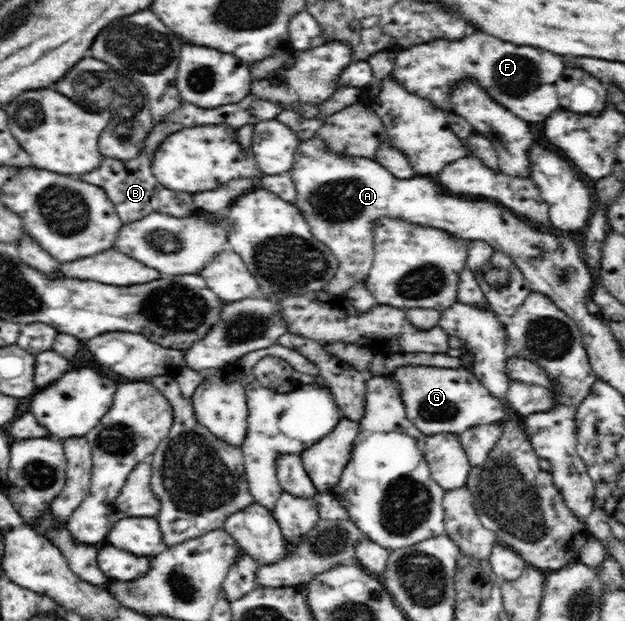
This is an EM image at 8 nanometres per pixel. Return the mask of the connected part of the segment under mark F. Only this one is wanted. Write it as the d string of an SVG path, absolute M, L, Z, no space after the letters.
M479 32L479 34L473 34L473 36L465 36L461 40L436 38L429 42L406 47L395 53L396 62L391 72L395 81L399 82L408 92L429 99L435 107L445 109L447 112L451 112L448 99L452 88L458 80L465 79L466 76L470 76L477 82L481 82L483 86L487 86L488 93L497 102L504 104L507 110L513 111L513 114L527 120L530 124L549 118L549 115L560 107L559 95L555 92L555 82L561 76L561 70L565 68L565 64L563 64L561 56L551 54L547 50L539 50L539 48L533 48L533 46L515 46L511 42L503 42L495 36Z

